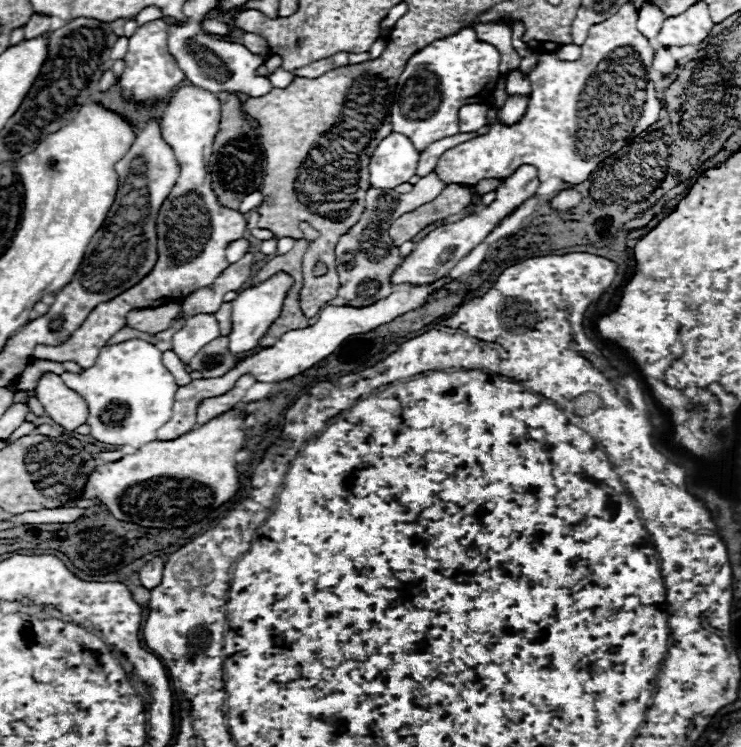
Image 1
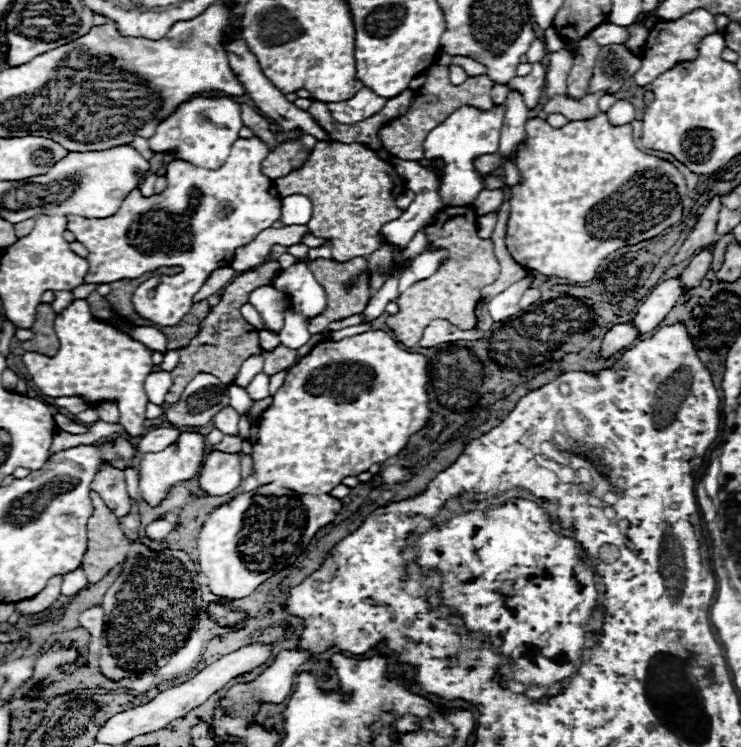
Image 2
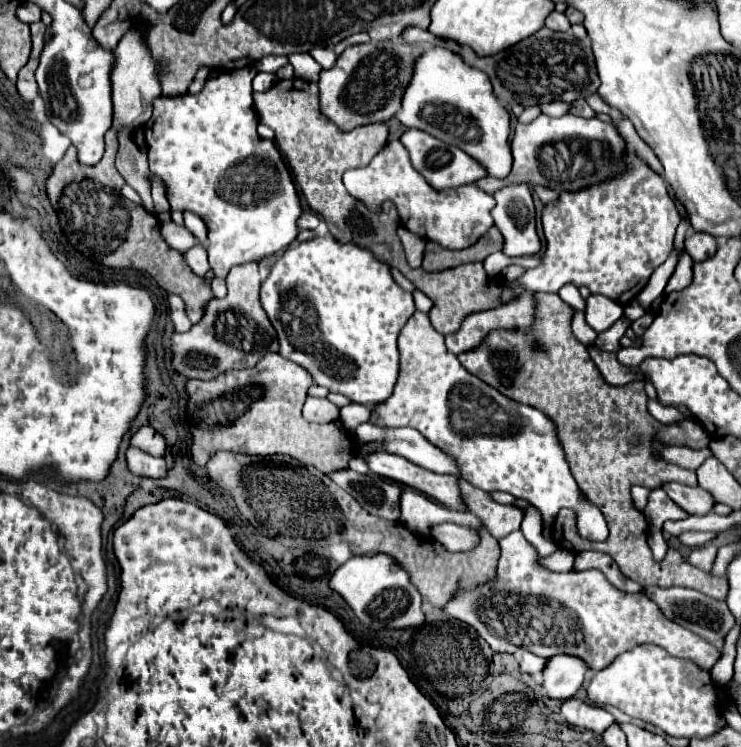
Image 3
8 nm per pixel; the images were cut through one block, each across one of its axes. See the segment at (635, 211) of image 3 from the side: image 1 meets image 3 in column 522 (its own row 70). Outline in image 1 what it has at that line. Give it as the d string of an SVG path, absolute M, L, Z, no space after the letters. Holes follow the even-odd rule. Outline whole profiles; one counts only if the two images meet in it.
M278 66L278 68L270 74L270 84L272 84L272 88L286 88L286 86L292 82L292 78L294 78L292 72L288 72L288 70L284 70L282 66Z

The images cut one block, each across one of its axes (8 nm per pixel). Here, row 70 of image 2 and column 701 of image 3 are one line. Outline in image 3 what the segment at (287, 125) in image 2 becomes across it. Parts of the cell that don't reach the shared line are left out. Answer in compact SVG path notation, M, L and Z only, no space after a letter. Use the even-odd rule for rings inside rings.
M694 232L694 234L686 236L686 252L690 254L690 258L694 262L708 260L716 252L716 240L710 234Z

